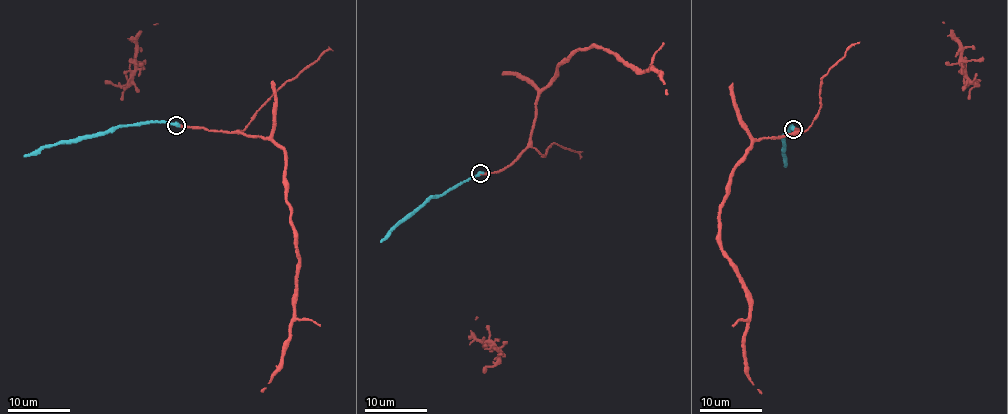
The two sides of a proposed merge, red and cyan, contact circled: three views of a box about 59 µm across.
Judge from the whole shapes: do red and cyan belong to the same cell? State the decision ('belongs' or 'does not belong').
belongs

